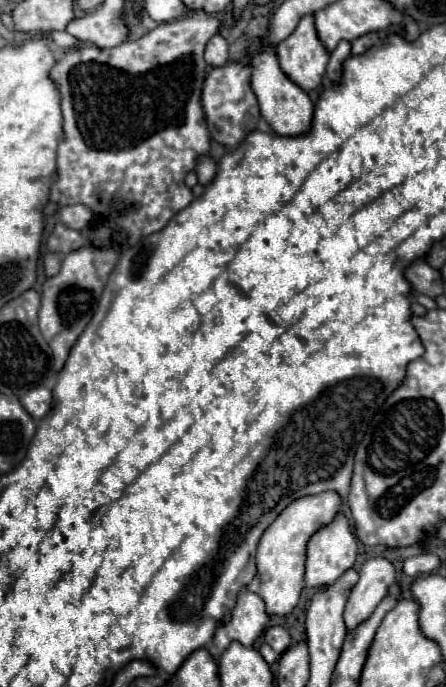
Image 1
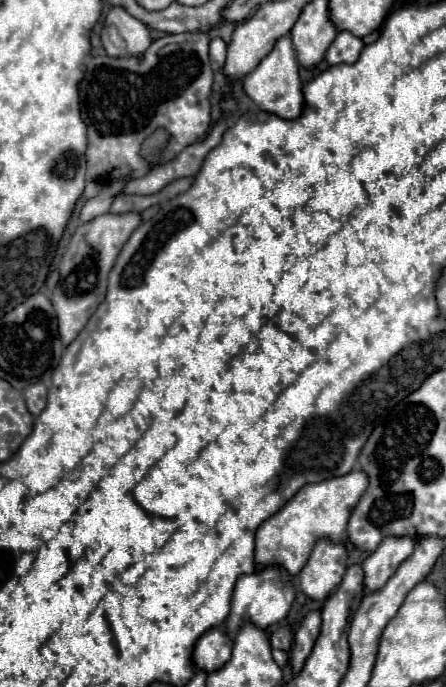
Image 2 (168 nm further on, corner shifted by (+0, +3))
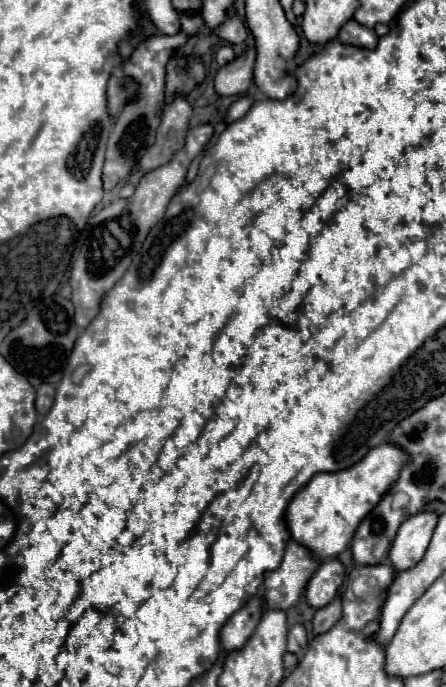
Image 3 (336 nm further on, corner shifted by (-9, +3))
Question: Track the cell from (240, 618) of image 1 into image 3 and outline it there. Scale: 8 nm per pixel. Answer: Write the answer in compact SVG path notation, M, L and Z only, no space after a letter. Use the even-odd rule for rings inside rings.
M289 540L281 566L265 574L265 582L263 582L265 608L287 610L293 604L297 604L311 574L319 566L321 560L315 560L309 548L305 548L295 540Z

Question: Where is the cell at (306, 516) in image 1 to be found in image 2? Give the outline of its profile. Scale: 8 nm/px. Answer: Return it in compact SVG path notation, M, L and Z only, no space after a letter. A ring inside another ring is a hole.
M354 470L346 476L330 478L330 480L318 482L318 484L306 484L284 508L280 508L274 516L270 516L258 528L258 532L256 532L256 572L260 572L266 566L278 566L278 568L284 568L292 578L296 578L300 574L300 570L306 566L308 556L310 556L318 538L328 536L330 540L342 540L346 536L346 524L348 524L350 512L358 504L366 486L368 486L368 478L362 470Z

